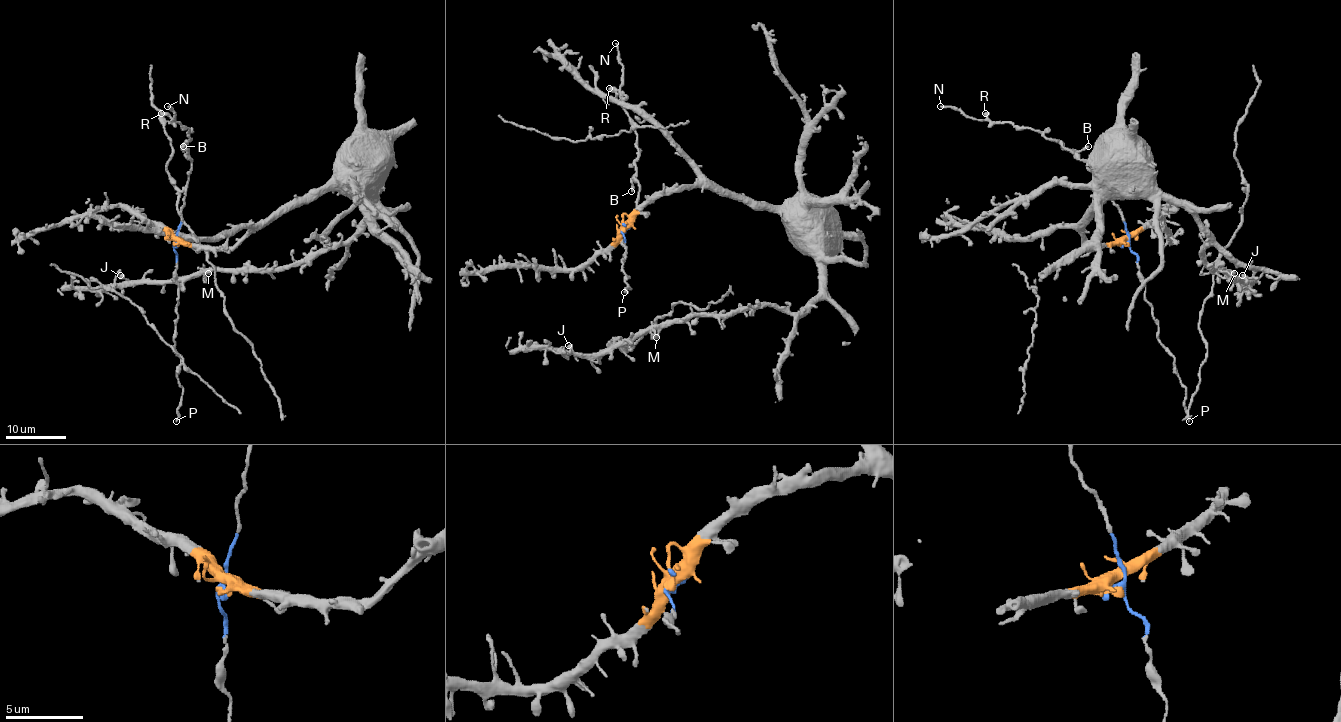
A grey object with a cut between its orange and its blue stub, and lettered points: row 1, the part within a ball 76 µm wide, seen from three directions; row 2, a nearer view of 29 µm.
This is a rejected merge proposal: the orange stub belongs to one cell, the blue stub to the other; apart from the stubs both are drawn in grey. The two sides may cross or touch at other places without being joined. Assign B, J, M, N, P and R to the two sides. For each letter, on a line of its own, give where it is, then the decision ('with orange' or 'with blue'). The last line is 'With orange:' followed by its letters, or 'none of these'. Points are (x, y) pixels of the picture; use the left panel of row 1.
B: (183, 146) | with blue
J: (120, 275) | with orange
M: (208, 273) | with orange
N: (167, 106) | with blue
P: (176, 421) | with blue
R: (161, 113) | with blue
With orange: J, M

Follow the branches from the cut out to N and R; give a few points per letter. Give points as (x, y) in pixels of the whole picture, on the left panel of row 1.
N: (175, 242), (189, 174), (187, 142), (190, 139), (189, 130), (172, 121), (174, 112), (168, 106)
R: (175, 242), (189, 174), (187, 142), (190, 139), (189, 130), (160, 114)

